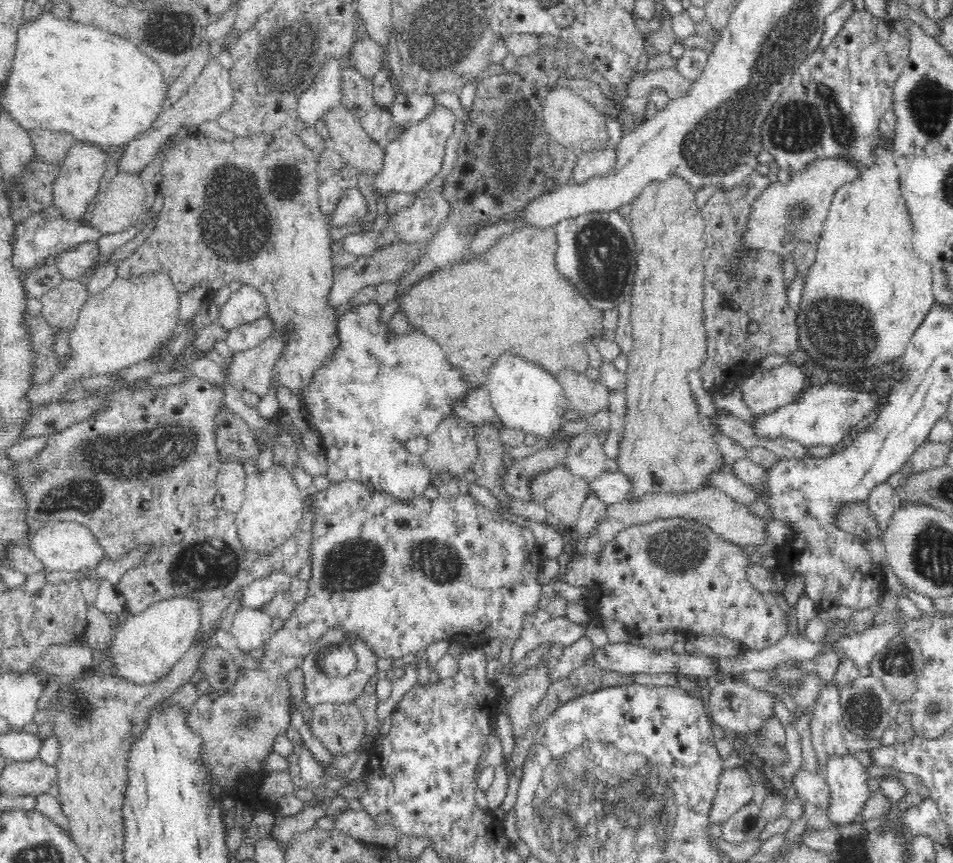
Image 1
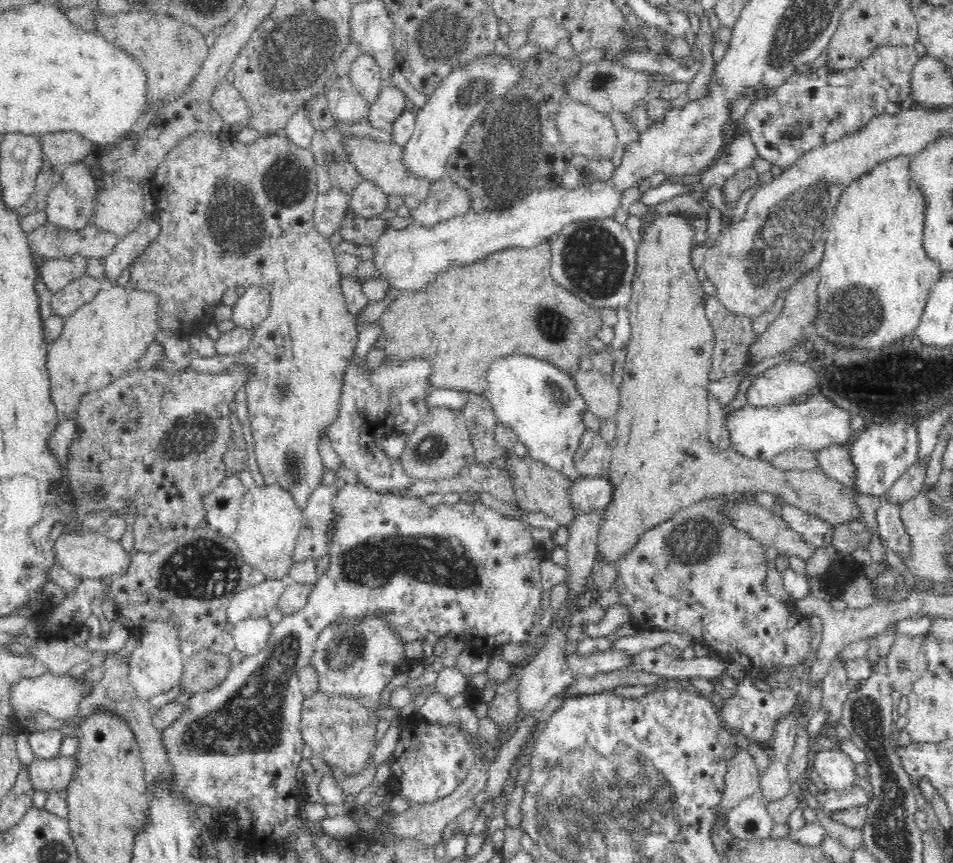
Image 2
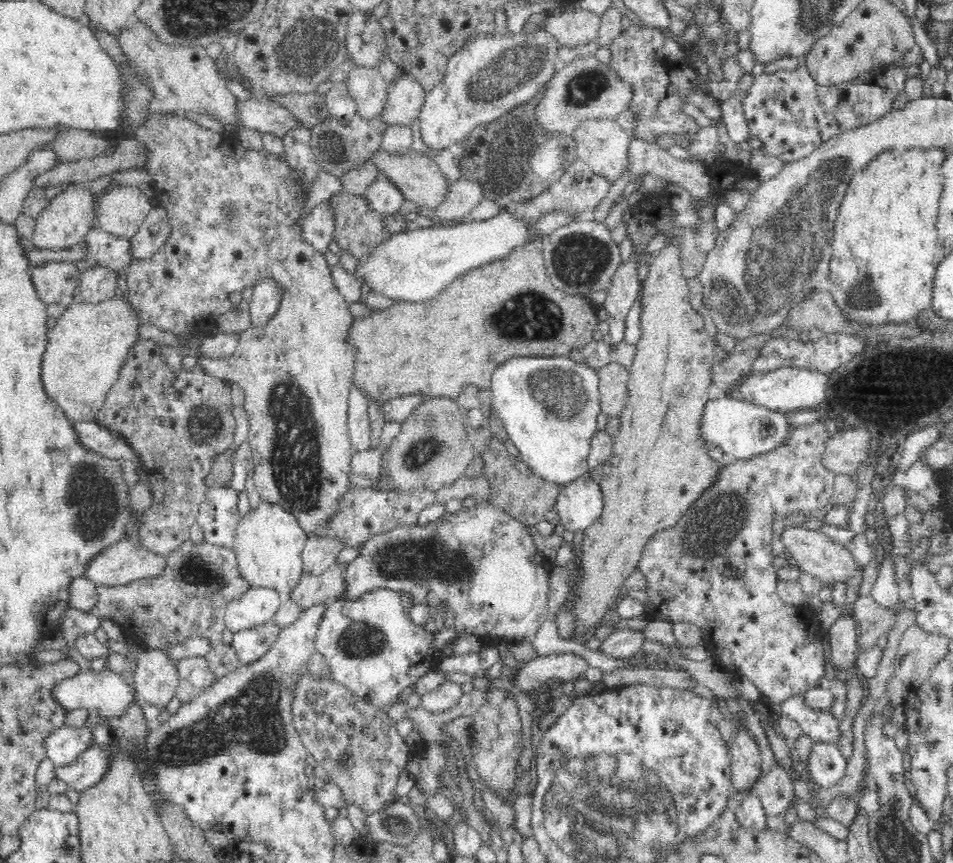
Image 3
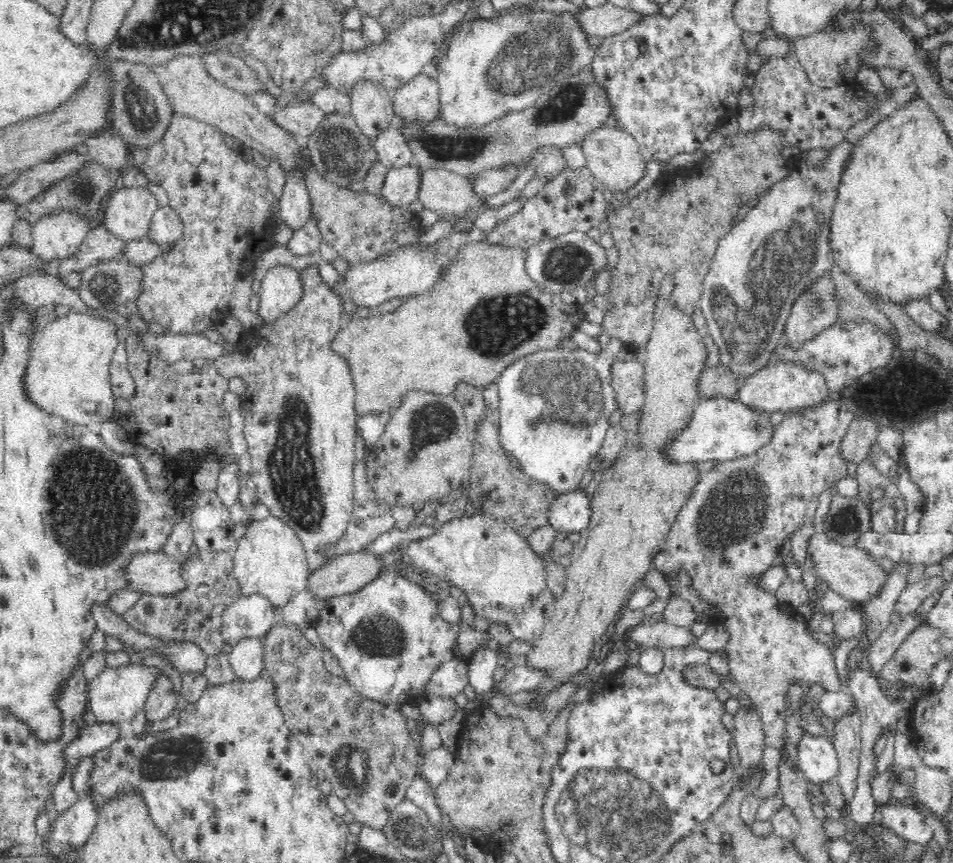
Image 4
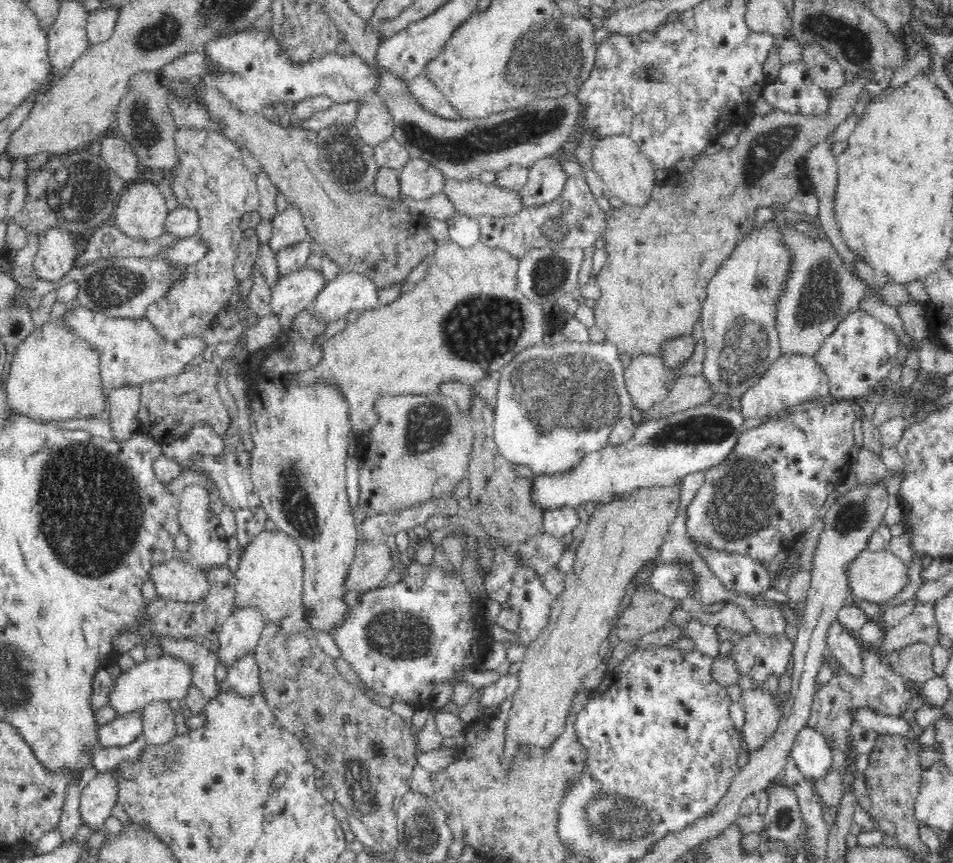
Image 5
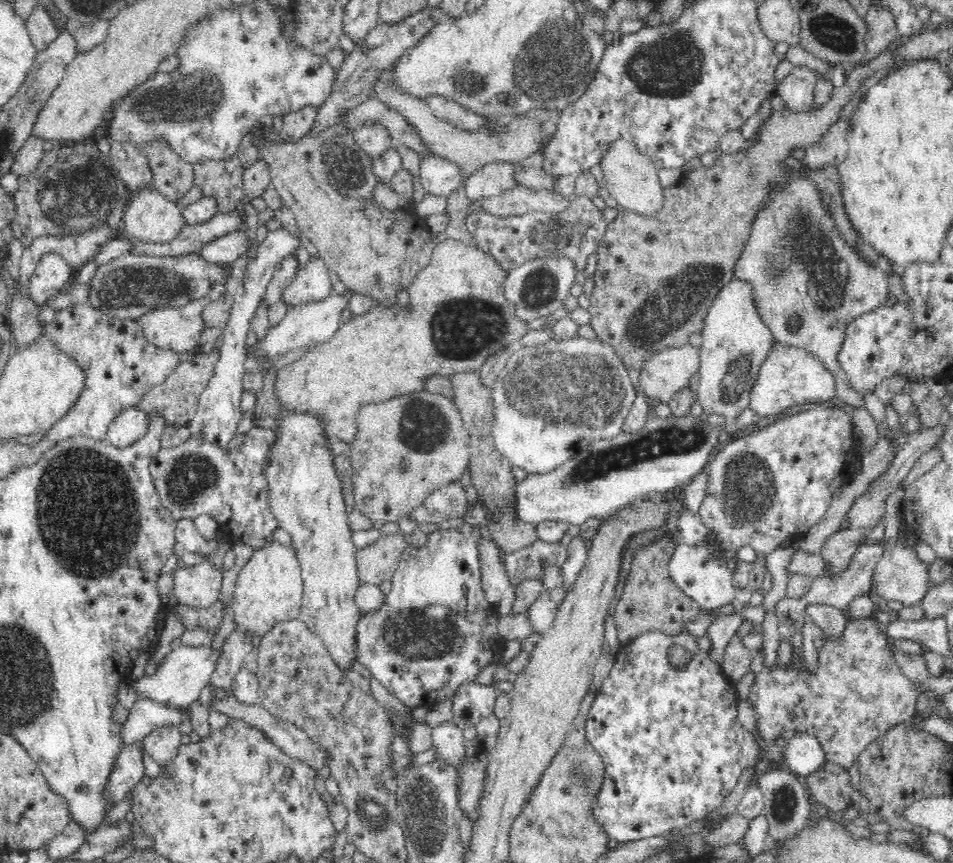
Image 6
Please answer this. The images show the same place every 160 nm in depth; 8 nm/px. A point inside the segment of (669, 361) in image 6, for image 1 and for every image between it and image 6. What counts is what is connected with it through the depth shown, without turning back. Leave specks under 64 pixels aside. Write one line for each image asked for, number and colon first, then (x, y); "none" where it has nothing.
1: (582, 395)
2: (601, 398)
3: (612, 378)
4: (626, 376)
5: (646, 381)

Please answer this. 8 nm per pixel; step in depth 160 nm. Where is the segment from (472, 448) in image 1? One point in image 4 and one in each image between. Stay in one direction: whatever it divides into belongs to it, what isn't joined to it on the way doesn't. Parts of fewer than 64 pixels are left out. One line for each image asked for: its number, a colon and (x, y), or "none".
2: (440, 446)
3: (431, 450)
4: (426, 449)

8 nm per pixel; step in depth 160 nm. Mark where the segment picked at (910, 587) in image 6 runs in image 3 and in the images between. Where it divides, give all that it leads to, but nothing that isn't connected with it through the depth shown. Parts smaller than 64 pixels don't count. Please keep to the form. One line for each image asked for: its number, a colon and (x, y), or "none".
3: (813, 551)
4: (852, 572)
5: (874, 576)

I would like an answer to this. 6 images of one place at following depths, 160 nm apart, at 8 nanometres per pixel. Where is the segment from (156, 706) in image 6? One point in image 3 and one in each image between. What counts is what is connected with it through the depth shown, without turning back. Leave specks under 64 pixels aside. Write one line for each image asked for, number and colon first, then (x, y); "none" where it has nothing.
3: (62, 746)
4: (90, 739)
5: (122, 731)

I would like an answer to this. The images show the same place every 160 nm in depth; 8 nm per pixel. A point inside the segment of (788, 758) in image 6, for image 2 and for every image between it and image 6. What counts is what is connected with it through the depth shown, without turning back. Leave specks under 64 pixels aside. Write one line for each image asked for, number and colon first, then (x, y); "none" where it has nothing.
2: (836, 769)
3: (827, 766)
4: (819, 761)
5: (812, 753)

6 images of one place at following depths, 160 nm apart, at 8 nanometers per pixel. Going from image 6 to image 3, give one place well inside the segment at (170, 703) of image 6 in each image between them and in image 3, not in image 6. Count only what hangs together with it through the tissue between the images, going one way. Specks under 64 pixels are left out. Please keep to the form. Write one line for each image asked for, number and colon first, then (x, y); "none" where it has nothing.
3: (106, 692)
4: (117, 694)
5: (163, 678)

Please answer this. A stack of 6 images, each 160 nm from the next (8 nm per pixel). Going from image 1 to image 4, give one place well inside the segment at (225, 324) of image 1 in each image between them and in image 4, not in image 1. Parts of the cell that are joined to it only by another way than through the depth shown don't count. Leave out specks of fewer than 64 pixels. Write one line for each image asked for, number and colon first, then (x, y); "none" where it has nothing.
2: (252, 307)
3: (266, 296)
4: (280, 289)

